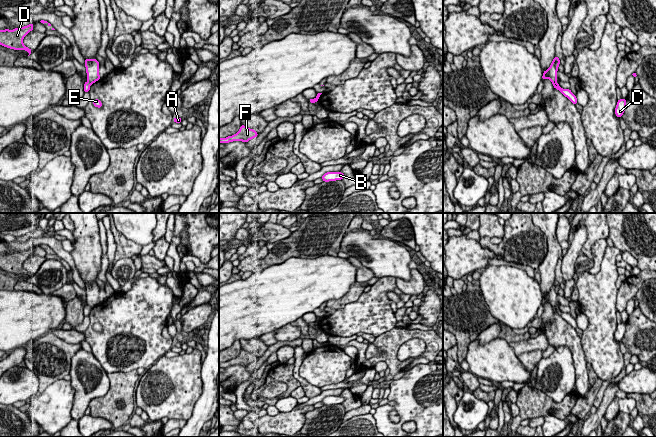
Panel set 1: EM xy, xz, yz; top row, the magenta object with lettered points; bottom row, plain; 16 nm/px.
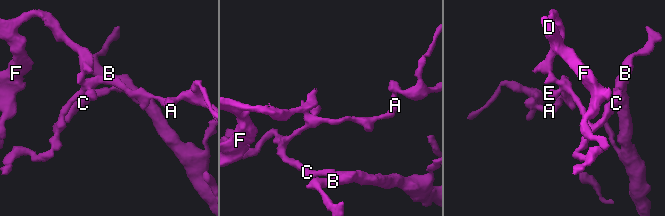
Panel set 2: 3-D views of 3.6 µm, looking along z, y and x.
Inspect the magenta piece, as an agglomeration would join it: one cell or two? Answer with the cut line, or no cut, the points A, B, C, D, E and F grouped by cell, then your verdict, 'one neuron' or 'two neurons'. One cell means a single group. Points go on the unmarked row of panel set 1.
cut in xy along (88, 305), (91, 307); A B C E / D F; two neurons

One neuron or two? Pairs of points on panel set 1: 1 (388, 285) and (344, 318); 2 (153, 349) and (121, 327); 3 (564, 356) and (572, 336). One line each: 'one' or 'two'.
1: one
2: one
3: two

